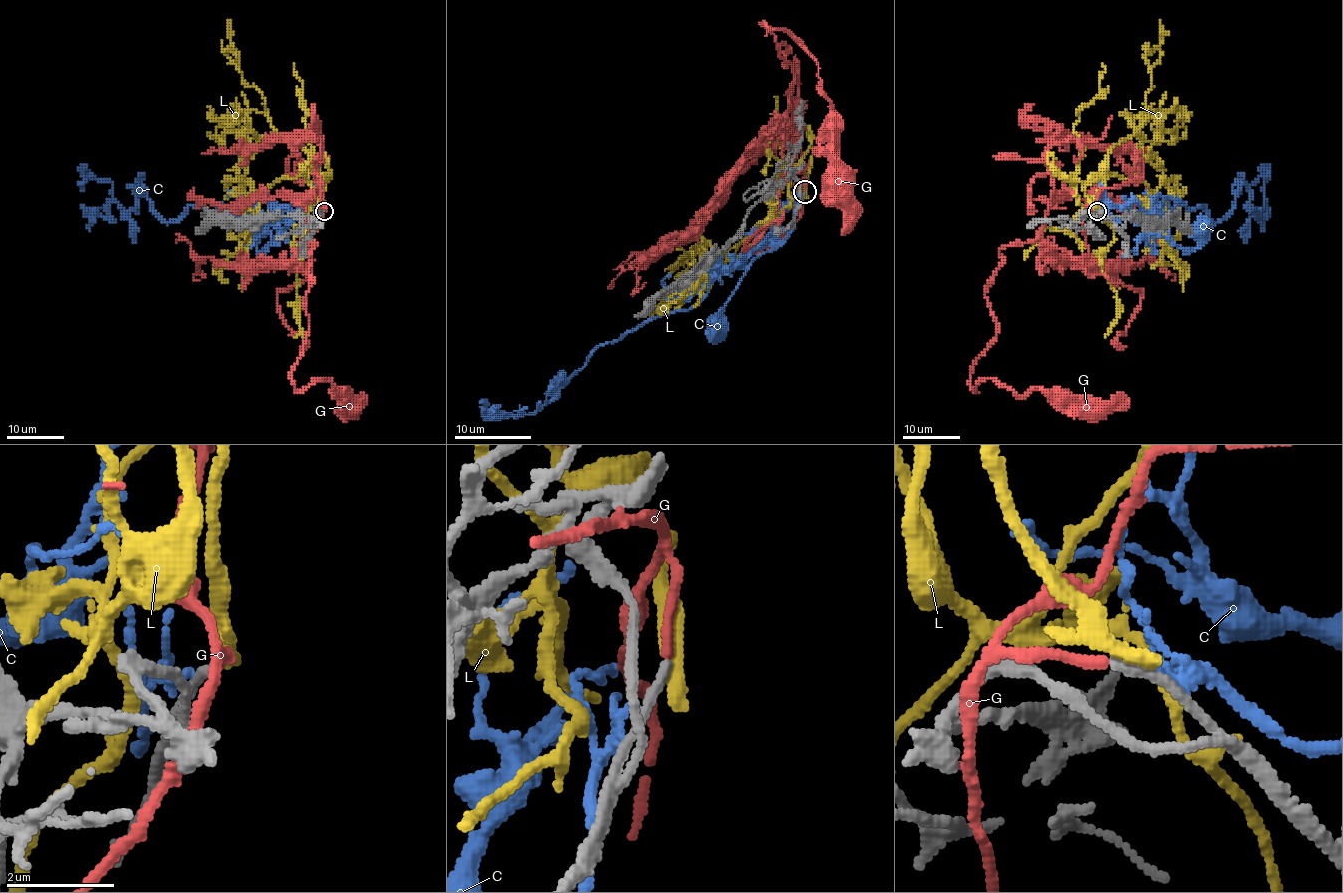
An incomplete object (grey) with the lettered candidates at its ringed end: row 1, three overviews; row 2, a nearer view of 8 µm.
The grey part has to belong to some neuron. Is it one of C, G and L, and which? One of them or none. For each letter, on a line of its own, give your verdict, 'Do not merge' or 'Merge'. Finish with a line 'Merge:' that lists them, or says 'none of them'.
C: Do not merge
G: Merge
L: Do not merge
Merge: G

